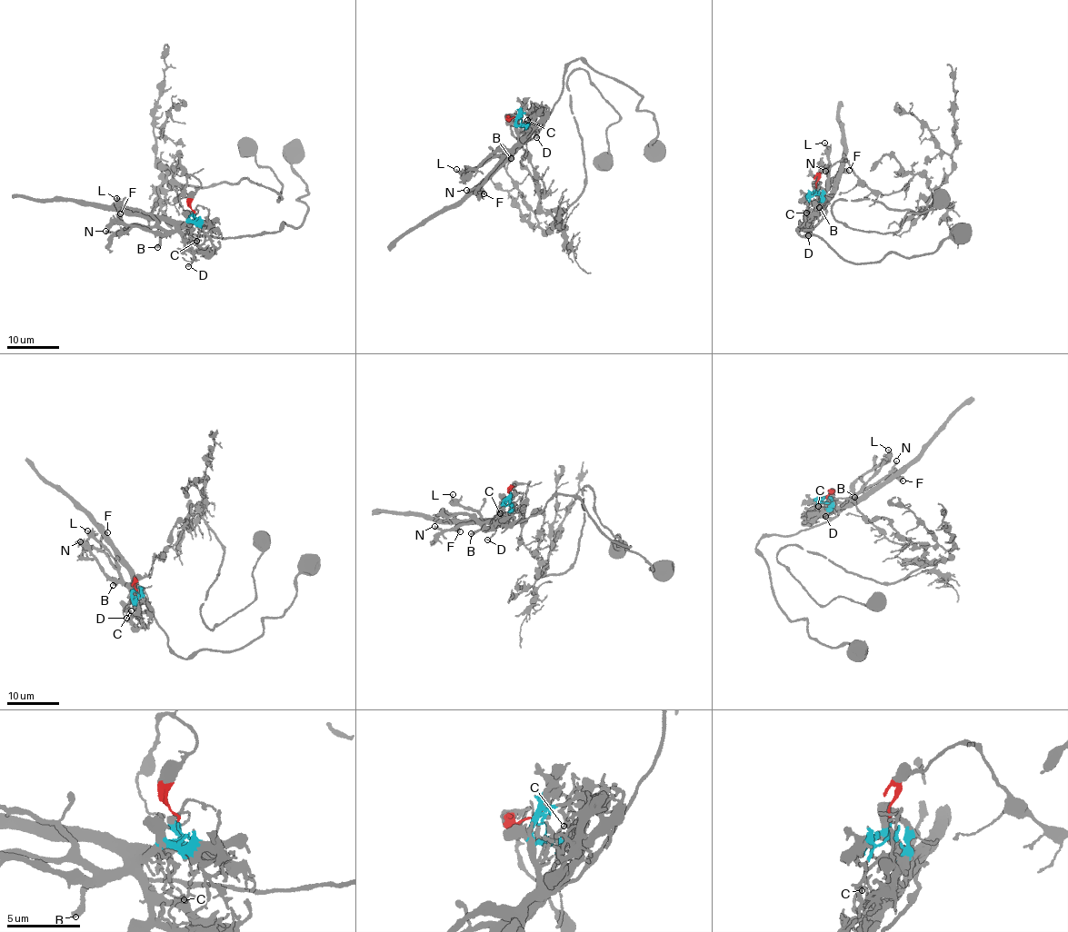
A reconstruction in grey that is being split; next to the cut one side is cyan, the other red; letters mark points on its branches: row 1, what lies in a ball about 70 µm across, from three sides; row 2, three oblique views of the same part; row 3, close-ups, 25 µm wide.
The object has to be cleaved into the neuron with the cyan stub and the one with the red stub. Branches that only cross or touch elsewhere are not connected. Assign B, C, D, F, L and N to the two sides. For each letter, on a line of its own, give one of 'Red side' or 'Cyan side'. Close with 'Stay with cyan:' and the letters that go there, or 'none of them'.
B: Cyan side
C: Cyan side
D: Cyan side
F: Cyan side
L: Cyan side
N: Cyan side
Stay with cyan: B, C, D, F, L, N

